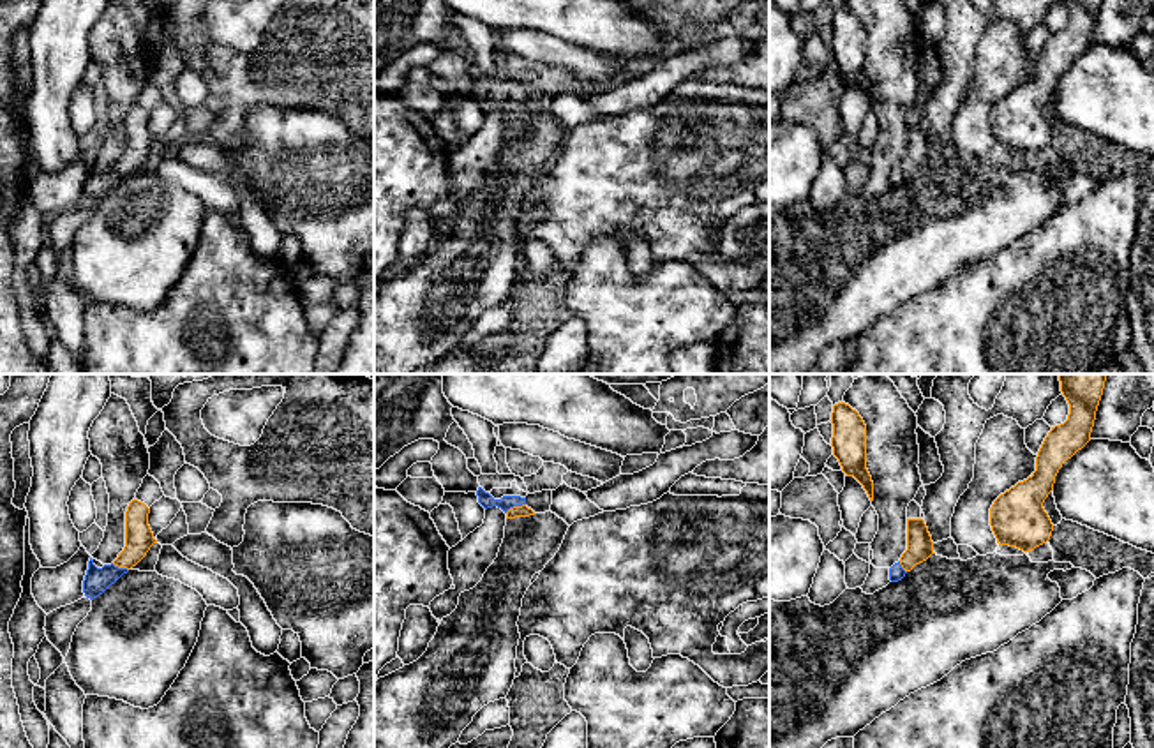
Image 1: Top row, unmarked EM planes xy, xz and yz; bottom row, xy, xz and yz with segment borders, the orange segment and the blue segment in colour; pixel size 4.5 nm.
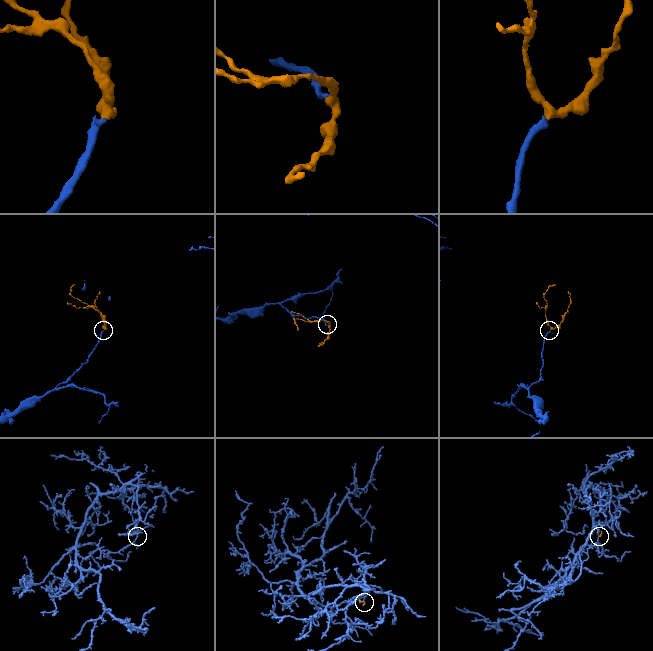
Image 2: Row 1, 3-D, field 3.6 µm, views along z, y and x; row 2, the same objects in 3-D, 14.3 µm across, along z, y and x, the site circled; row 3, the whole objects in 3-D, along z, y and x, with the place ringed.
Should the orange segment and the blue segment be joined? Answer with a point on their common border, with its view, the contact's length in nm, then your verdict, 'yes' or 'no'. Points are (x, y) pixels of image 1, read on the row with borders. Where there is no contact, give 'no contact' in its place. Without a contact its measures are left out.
meets orange in xz at (514, 507); contact 100 nm long; yes

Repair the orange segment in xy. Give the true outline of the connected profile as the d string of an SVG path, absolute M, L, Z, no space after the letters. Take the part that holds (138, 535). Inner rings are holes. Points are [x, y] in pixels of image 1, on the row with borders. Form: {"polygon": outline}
{"polygon": "M132 499L125 512L125 547L111 565L97 568L94 559L88 561L88 570L83 580L83 593L94 600L115 584L124 573L136 566L157 540L148 526L150 508Z"}

